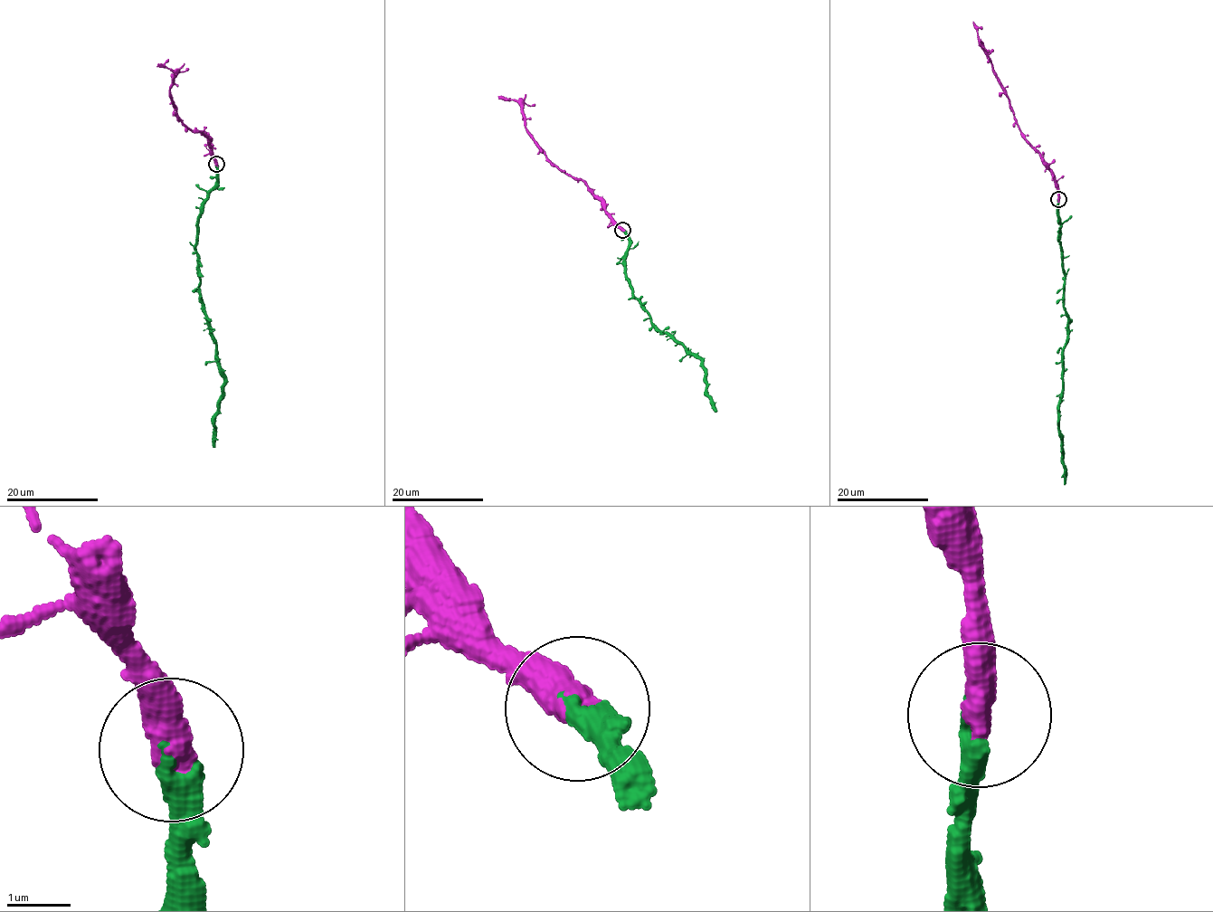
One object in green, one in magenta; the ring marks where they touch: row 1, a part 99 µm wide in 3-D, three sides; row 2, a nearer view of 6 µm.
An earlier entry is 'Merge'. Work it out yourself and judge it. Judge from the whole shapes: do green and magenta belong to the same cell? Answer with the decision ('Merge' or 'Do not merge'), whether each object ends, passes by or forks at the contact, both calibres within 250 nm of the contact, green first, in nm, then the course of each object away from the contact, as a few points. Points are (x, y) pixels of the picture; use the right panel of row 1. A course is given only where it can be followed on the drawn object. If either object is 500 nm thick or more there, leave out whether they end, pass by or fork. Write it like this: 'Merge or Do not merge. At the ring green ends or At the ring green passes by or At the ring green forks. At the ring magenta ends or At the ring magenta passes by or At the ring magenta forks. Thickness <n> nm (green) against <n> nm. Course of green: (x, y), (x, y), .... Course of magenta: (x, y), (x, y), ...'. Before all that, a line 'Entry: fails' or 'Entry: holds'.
Entry: holds
Merge. Thickness 400 nm (green) against 500 nm. Course of green: (1057, 199), (1059, 244), (1065, 276), (1064, 308), (1067, 318), (1058, 419), (1064, 484). Course of magenta: (1058, 199), (1054, 175), (1047, 162), (1027, 142), (1007, 91), (993, 69), (972, 22)

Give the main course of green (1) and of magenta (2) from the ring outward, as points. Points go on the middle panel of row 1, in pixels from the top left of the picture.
1: (622, 229), (630, 245), (625, 272), (635, 297), (661, 335), (667, 333), (701, 360), (715, 412)
2: (622, 230), (583, 182), (573, 179), (549, 160), (528, 132), (519, 105), (498, 96)

